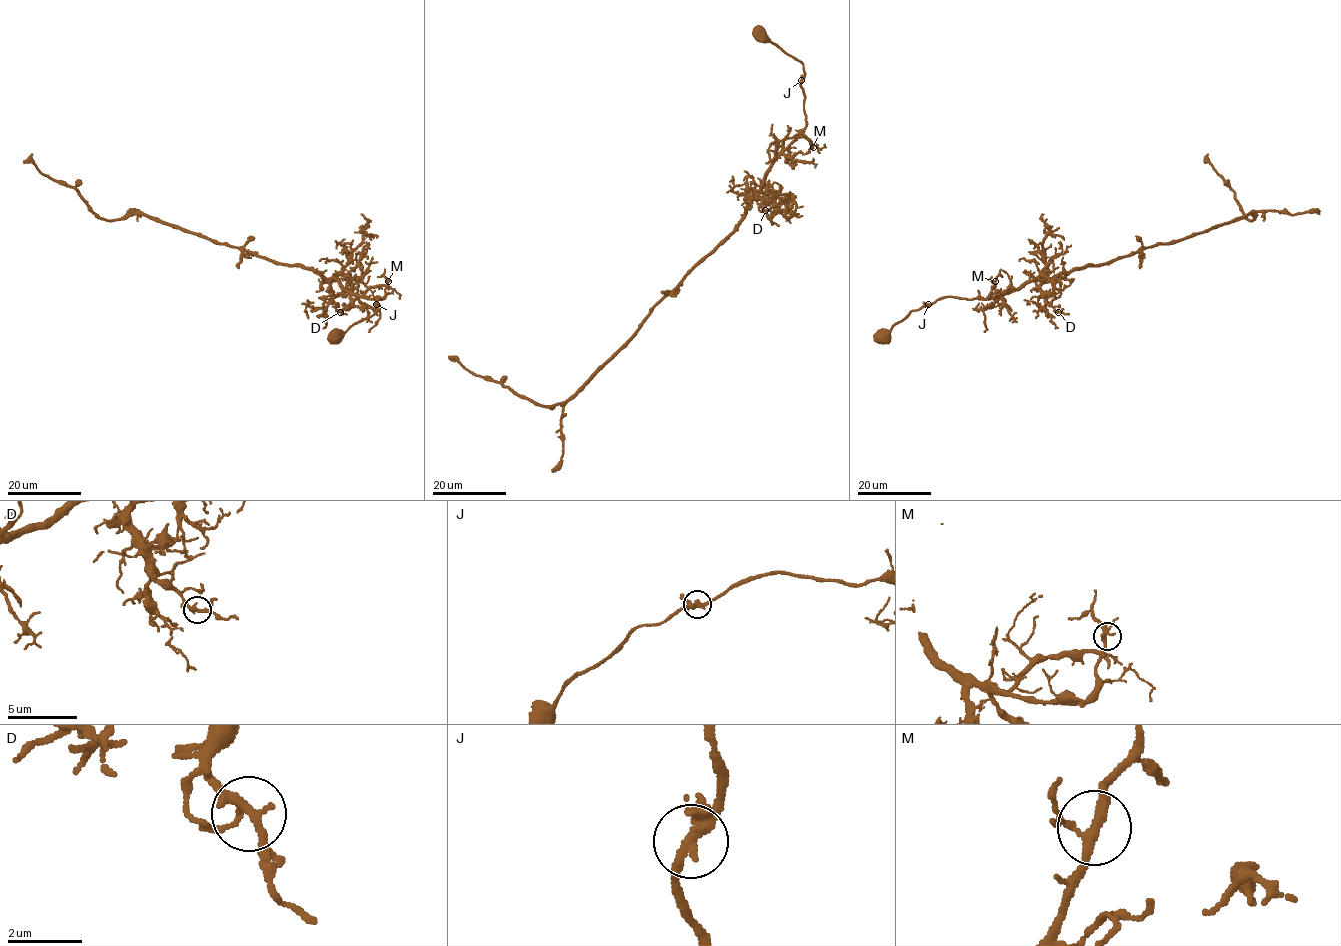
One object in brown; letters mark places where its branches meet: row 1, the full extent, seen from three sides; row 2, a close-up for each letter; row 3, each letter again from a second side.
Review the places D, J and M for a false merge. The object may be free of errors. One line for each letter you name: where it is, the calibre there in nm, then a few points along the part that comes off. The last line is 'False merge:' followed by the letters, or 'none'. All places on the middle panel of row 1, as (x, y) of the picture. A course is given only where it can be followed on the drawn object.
False merge: none

